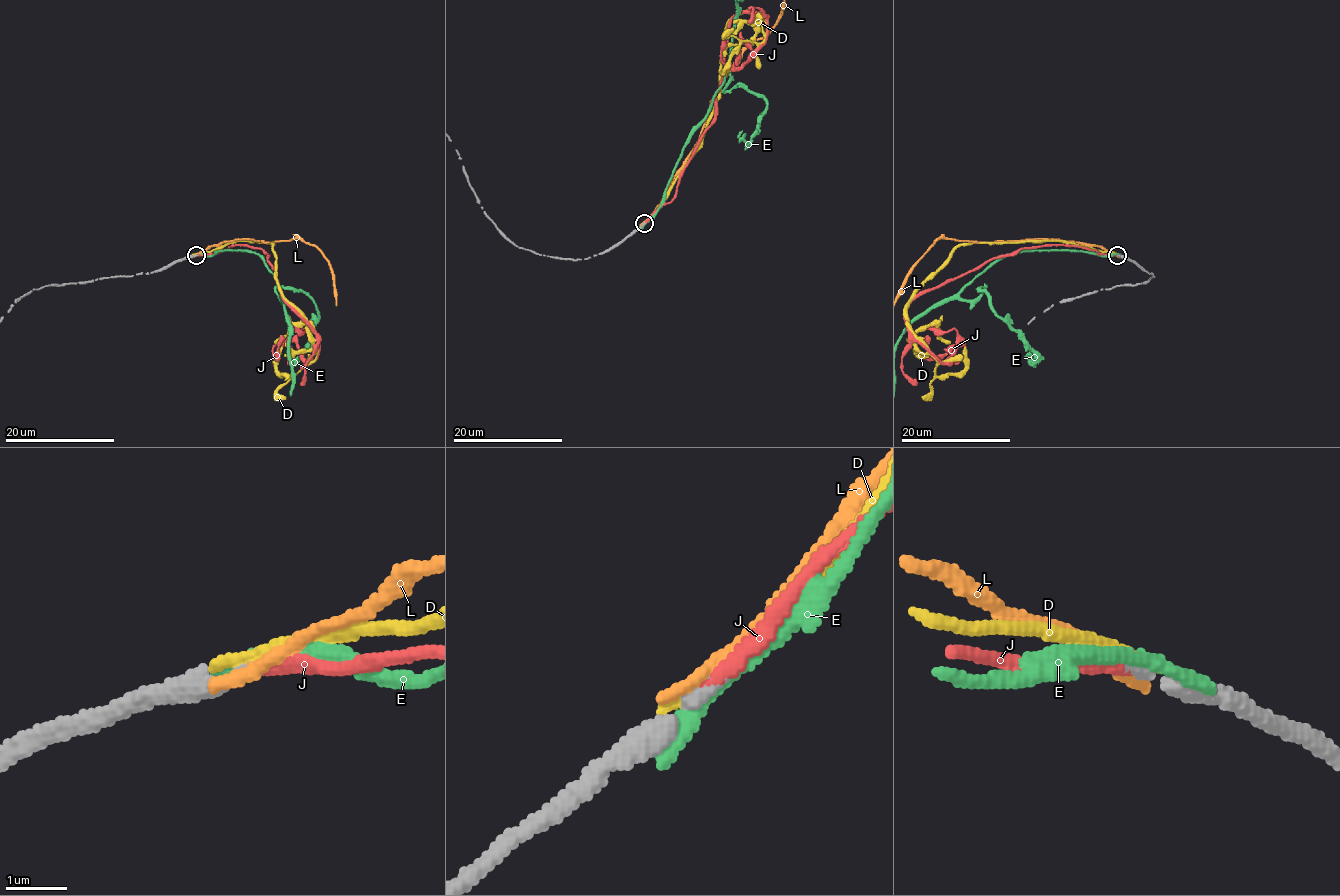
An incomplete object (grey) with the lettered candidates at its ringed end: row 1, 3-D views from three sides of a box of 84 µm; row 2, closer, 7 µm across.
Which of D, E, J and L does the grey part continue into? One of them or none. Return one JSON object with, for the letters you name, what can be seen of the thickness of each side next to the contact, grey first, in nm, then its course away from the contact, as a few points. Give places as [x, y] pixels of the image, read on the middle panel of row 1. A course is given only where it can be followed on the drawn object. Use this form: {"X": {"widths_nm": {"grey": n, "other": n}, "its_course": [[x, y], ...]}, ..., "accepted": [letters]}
{"J": {"widths_nm": {"grey": 240, "other": 240}, "its_course": [[644, 224], [675, 194], [714, 118], [729, 21], [756, 12], [767, 39], [730, 66], [720, 51], [731, 28]]}, "accepted": ["J"]}

